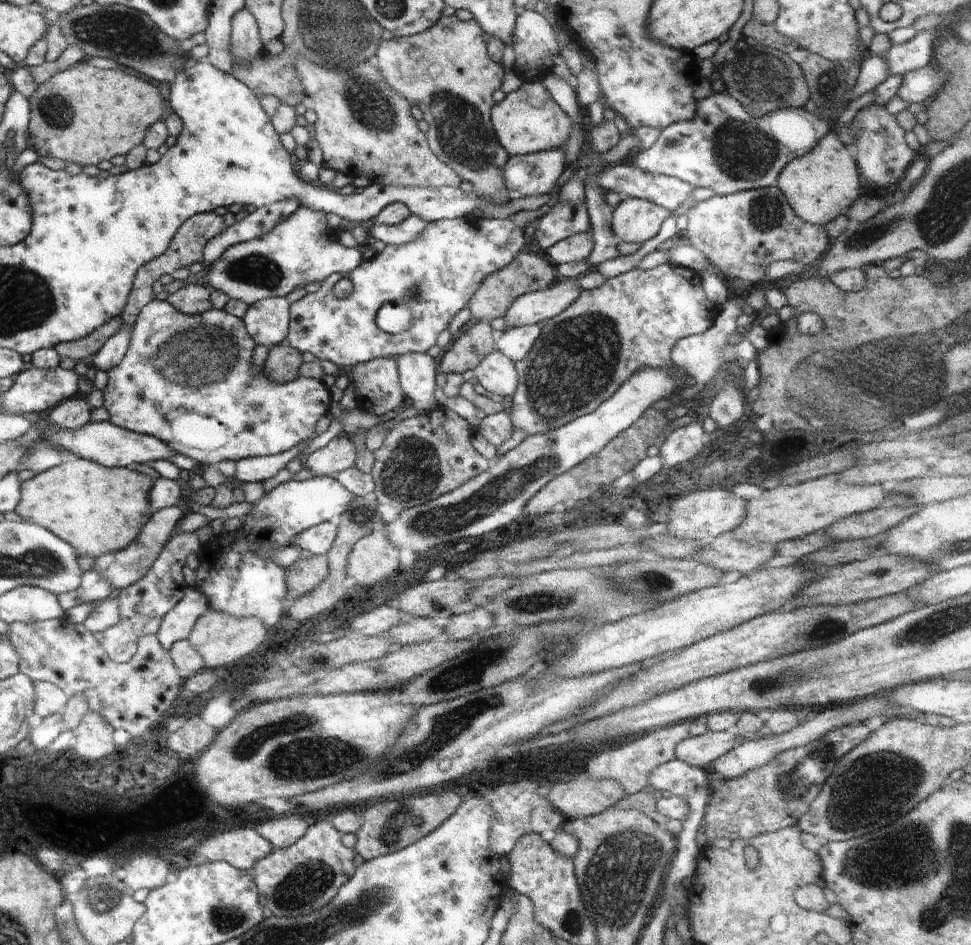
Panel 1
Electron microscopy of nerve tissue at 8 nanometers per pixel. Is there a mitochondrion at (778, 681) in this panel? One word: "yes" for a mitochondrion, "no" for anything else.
yes

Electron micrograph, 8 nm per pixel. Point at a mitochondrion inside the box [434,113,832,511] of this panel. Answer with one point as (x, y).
(572, 364)

